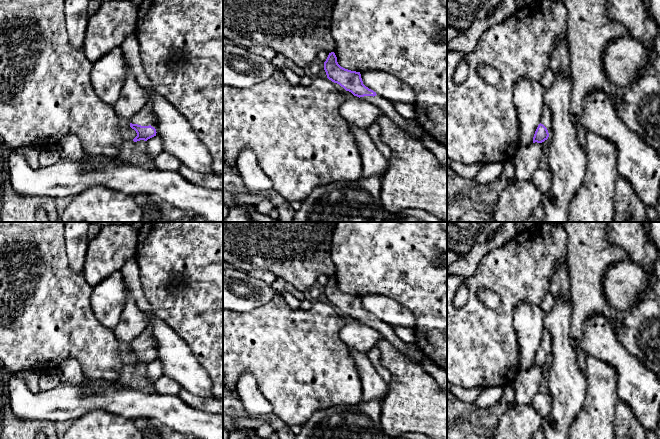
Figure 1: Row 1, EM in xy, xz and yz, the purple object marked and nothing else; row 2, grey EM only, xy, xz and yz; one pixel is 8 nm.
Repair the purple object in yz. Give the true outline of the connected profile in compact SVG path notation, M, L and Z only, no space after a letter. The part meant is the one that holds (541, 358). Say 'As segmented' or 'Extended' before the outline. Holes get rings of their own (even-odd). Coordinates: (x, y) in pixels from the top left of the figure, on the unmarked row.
Extended. M545 330L541 341L541 346L538 349L533 361L533 367L542 367L547 364L551 357L551 350L551 335L548 330Z

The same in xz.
Extended. M334 276L329 277L324 286L324 294L329 304L339 308L354 320L377 330L382 335L383 340L389 341L399 351L408 355L422 366L424 355L418 350L415 344L404 342L396 335L392 326L382 322L380 319L377 319L376 316L366 311L363 308L360 296L341 291L337 286L337 281Z

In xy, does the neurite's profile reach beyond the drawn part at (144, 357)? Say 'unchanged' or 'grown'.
grown

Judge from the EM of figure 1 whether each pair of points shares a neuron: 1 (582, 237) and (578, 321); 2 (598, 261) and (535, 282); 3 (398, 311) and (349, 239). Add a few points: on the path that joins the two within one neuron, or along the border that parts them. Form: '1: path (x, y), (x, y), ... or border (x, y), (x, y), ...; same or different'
1: path (586, 258), (586, 300); same
2: border (567, 242), (566, 266); different
3: border (366, 294), (383, 294), (401, 303), (409, 310); different

